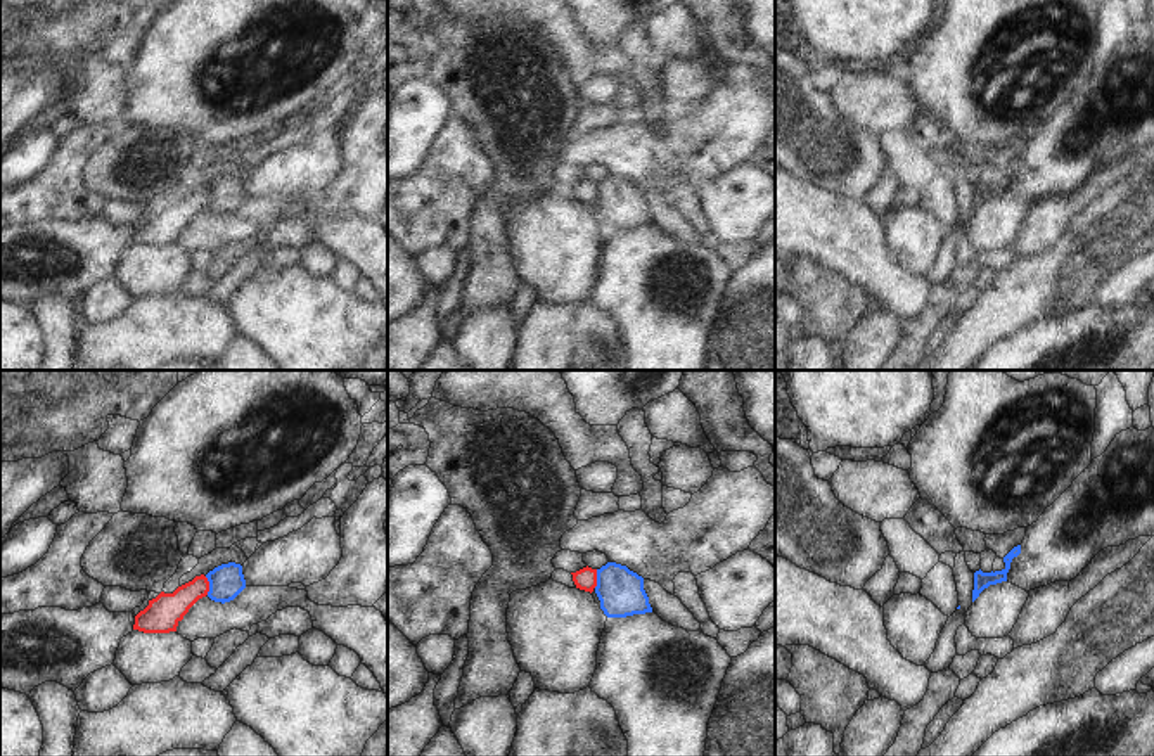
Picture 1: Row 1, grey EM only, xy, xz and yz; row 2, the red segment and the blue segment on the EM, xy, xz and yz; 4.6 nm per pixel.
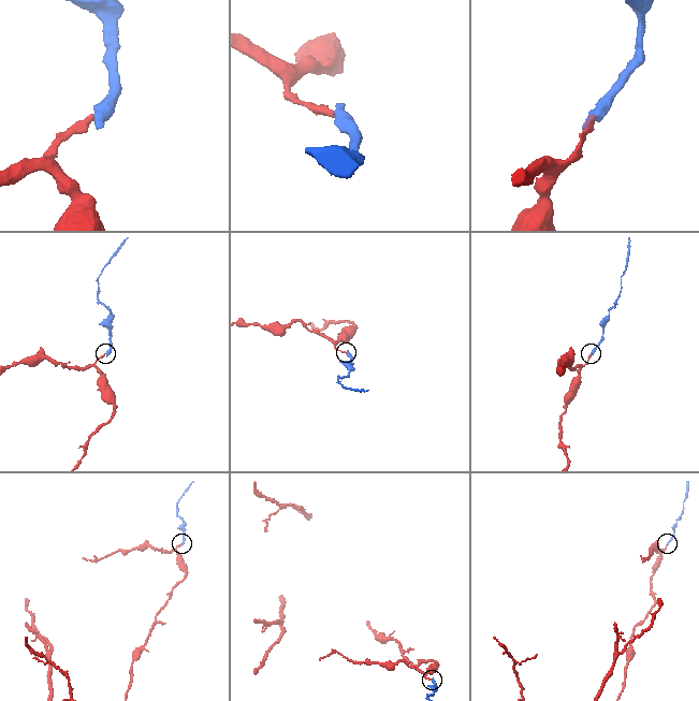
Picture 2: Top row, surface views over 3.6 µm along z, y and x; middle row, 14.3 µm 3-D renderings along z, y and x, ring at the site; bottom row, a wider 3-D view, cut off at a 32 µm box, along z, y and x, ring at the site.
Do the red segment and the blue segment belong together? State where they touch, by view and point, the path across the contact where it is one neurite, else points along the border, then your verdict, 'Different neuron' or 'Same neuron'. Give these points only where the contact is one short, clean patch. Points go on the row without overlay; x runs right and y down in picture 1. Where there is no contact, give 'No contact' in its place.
Touches red at xy (208, 198). Boundary: xy (205, 189), (208, 206). Different neuron

